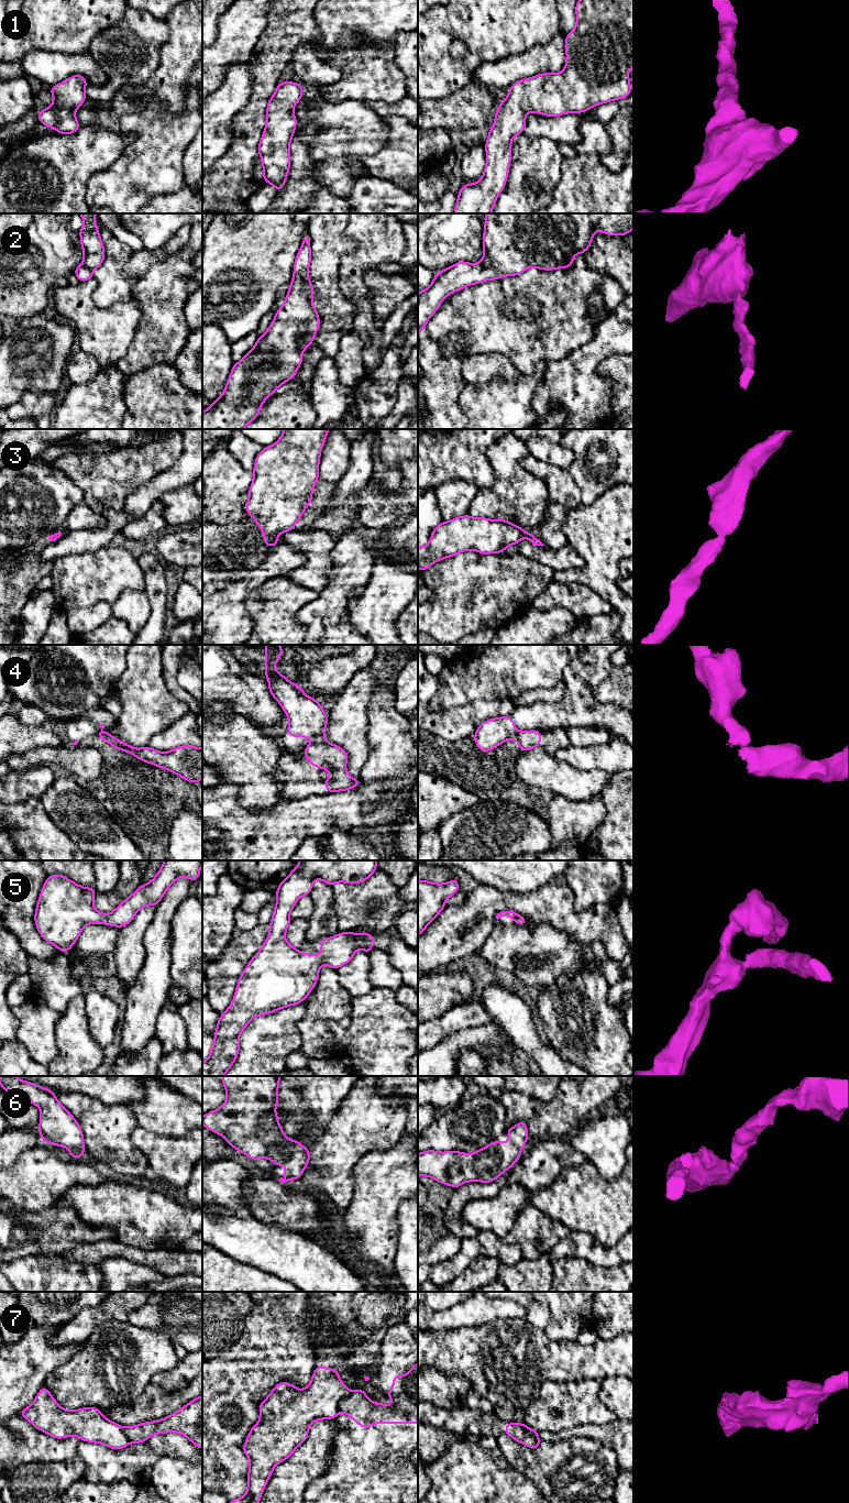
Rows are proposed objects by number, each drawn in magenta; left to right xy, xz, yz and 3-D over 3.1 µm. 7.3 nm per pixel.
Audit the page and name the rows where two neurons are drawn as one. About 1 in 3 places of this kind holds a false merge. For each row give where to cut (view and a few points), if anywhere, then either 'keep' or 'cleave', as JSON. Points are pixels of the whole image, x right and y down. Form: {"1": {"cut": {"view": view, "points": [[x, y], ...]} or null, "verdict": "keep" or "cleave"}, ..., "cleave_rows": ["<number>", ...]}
{"1": {"cut": null, "verdict": "keep"}, "2": {"cut": null, "verdict": "keep"}, "3": {"cut": null, "verdict": "keep"}, "4": {"cut": {"view": "xz", "points": [[322, 738], [313, 743]]}, "verdict": "cleave"}, "5": {"cut": null, "verdict": "keep"}, "6": {"cut": null, "verdict": "keep"}, "7": {"cut": {"view": "xz", "points": [[351, 1392], [340, 1403], [338, 1412]]}, "verdict": "cleave"}, "cleave_rows": ["4", "7"]}

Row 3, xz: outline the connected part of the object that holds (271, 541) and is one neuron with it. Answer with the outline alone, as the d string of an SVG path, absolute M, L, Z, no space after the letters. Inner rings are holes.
M284 429L273 446L264 447L255 457L253 482L249 487L245 509L265 535L263 542L269 548L279 542L277 535L295 529L295 524L312 503L312 492L319 479L320 454L329 430Z

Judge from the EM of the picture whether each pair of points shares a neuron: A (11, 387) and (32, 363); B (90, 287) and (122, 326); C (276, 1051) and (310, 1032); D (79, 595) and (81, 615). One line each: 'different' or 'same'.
A: same
B: same
C: different
D: different

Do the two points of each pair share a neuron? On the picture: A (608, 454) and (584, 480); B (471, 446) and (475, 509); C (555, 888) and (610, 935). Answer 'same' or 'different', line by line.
A: same
B: different
C: same

